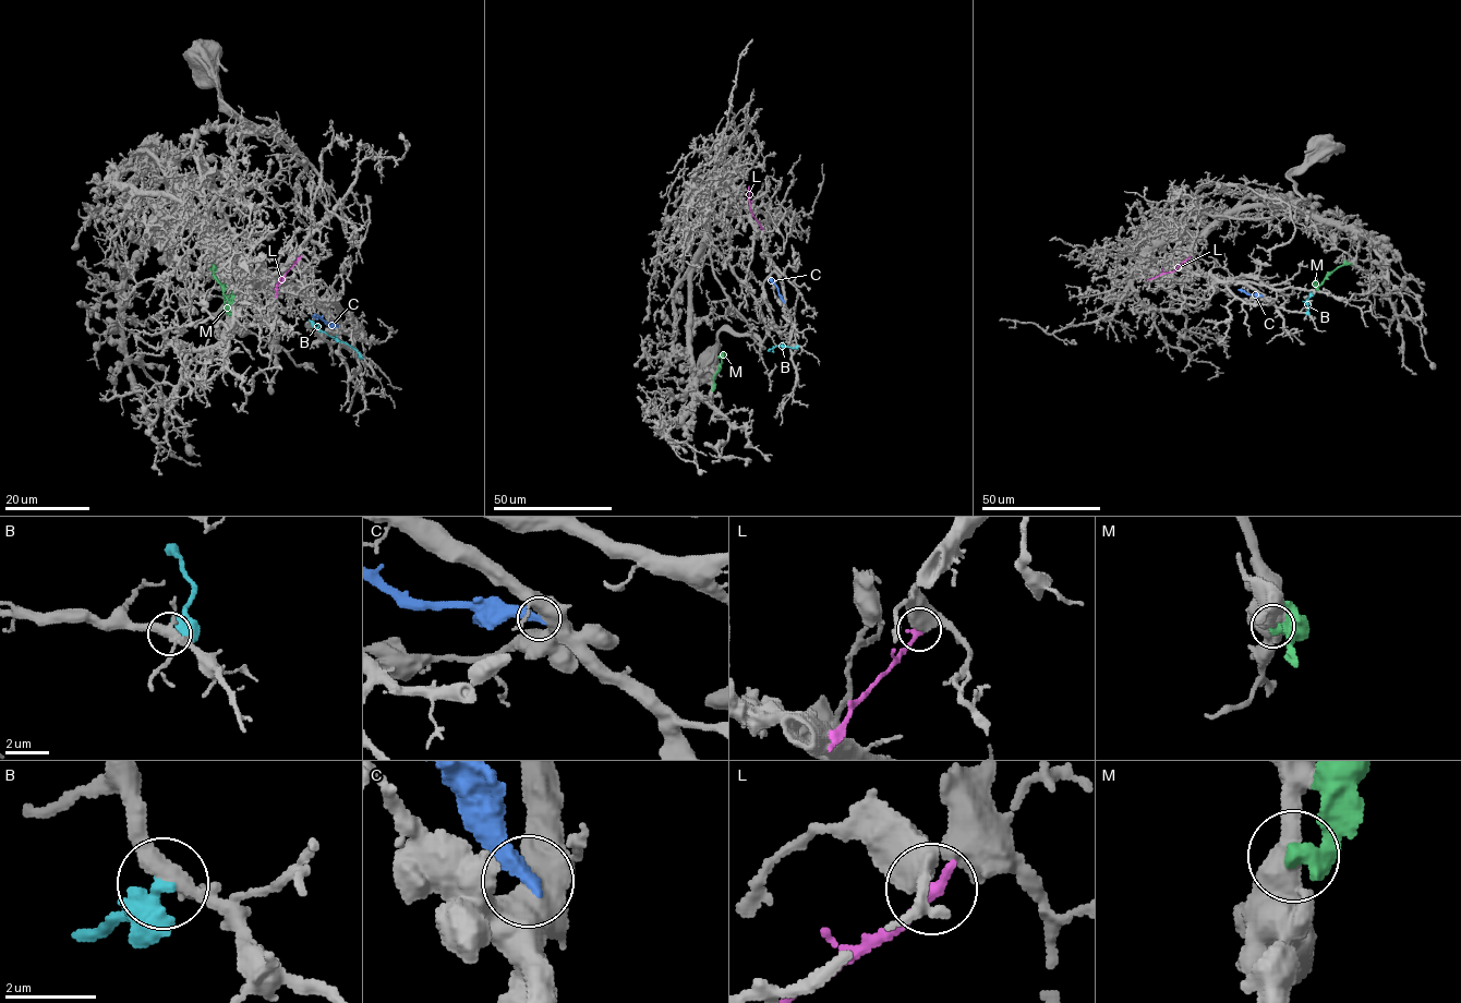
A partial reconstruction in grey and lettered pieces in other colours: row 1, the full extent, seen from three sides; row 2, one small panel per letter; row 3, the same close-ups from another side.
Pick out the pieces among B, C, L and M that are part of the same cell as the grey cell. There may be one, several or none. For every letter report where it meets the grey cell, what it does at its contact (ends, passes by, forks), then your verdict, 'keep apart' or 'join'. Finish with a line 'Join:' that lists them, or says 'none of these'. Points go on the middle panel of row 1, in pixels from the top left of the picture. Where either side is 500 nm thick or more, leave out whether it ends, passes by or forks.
B: (797, 346) | it ends | keep apart
C: (784, 301) | keep apart
L: (762, 228) | keep apart
M: (712, 389) | keep apart
Join: none of these

